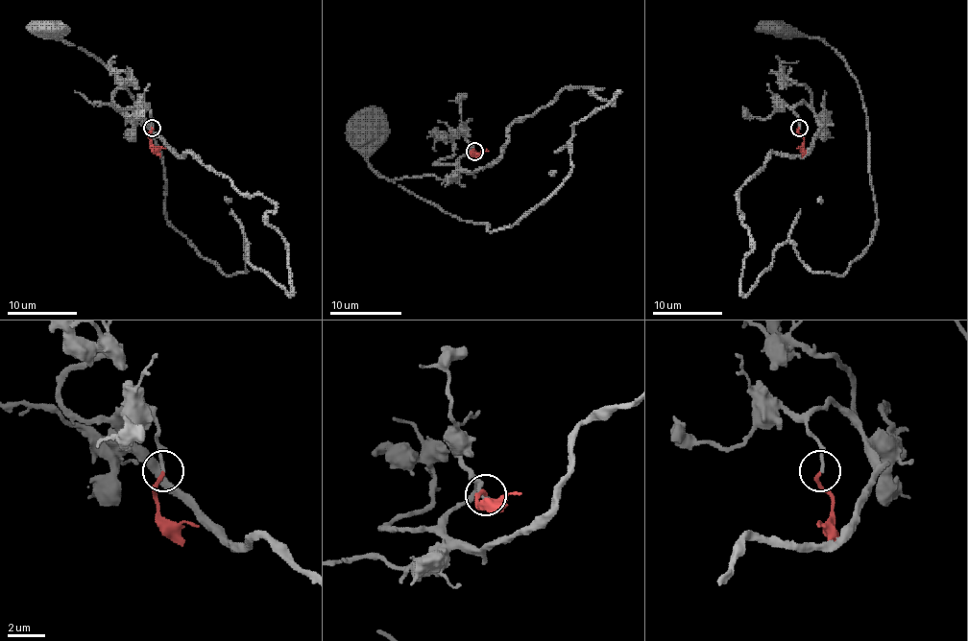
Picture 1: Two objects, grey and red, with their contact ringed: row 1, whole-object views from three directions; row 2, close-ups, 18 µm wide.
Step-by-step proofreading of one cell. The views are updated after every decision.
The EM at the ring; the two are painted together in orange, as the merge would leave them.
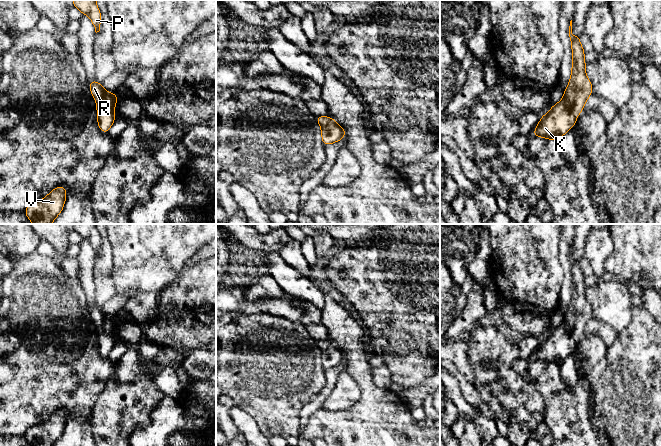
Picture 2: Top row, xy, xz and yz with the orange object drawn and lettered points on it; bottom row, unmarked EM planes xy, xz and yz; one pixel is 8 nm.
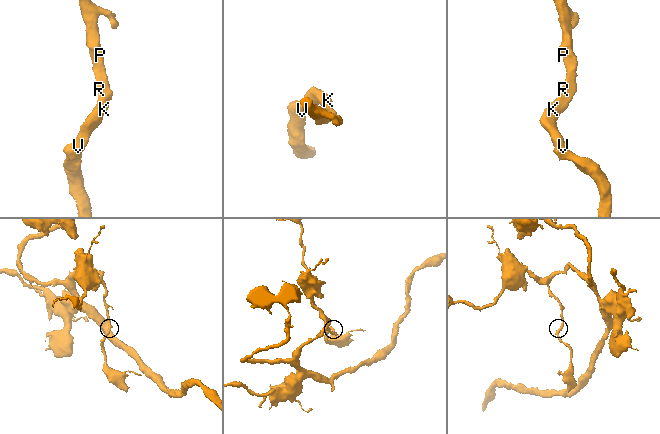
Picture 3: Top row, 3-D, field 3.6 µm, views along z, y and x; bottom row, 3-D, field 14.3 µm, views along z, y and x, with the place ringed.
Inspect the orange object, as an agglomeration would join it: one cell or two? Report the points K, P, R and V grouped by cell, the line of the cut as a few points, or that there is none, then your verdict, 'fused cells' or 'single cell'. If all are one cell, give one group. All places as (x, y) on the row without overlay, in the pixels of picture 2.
K P R V | no cut | single cell

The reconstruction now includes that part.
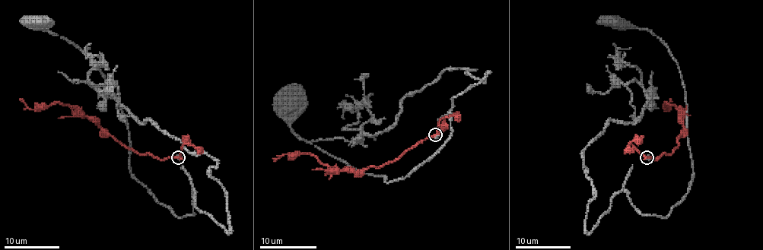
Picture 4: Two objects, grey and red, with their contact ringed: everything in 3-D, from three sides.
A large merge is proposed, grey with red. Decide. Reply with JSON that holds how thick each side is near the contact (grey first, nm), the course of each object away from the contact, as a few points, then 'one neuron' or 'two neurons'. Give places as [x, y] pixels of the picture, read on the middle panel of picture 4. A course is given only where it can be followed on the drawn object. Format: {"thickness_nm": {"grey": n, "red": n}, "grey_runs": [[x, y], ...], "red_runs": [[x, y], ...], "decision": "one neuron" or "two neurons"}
{"thickness_nm": {"grey": 550, "red": 280}, "grey_runs": [[435, 134], [449, 112], [452, 135], [406, 176], [386, 182], [299, 137], [290, 127], [292, 100]], "red_runs": [[435, 134], [418, 141], [394, 159], [357, 172], [336, 171], [313, 155], [284, 154], [272, 158]], "decision": "two neurons"}

